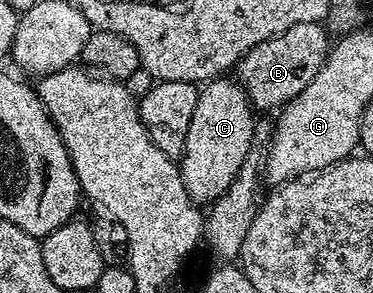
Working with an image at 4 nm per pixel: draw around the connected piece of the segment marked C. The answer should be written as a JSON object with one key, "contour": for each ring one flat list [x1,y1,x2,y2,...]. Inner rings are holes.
{"contour":[[227,76,213,78,199,90,197,108,193,108,193,120,189,120,185,136,185,148,177,159,185,192,196,204,210,204,226,192,255,142,257,118,251,101,238,81,229,79]]}

